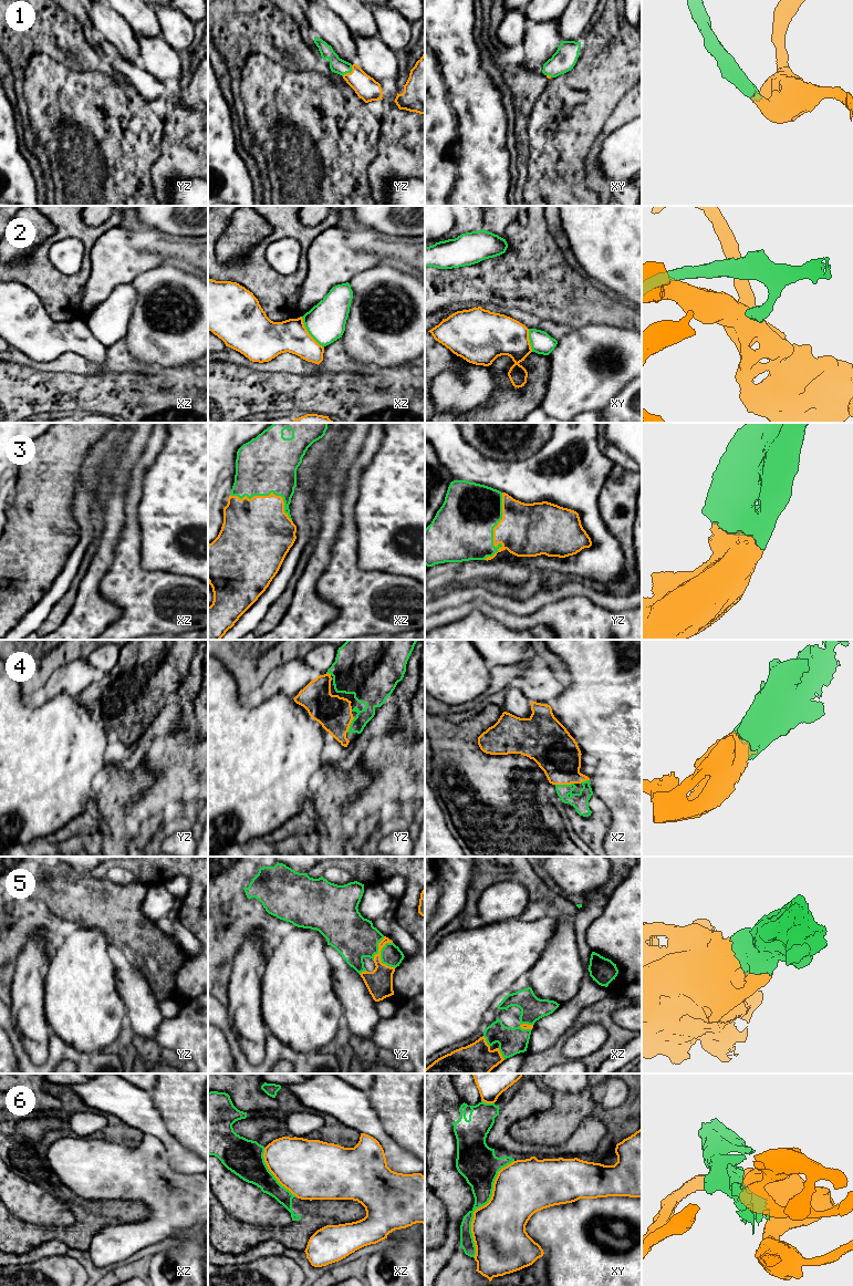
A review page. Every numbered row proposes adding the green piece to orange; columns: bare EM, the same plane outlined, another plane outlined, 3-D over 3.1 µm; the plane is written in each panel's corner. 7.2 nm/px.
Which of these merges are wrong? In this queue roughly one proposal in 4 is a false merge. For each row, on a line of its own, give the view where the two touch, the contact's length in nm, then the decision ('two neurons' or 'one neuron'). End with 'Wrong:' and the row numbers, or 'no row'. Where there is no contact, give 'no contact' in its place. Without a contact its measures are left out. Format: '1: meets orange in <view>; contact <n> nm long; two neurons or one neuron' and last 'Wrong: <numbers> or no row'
1: meets orange in yz; contact 110 nm long; one neuron
2: meets orange in xz; contact 280 nm long; one neuron
3: meets orange in yz; contact 500 nm long; one neuron
4: meets orange in xz; contact 140 nm long; one neuron
5: meets orange in yz; contact 240 nm long; one neuron
6: meets orange in xy; contact 750 nm long; two neurons
Wrong: 6

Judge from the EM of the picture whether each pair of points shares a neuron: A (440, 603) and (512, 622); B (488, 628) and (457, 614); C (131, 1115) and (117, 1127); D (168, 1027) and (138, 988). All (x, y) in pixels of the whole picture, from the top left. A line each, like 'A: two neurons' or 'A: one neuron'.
A: two neurons
B: two neurons
C: two neurons
D: two neurons

